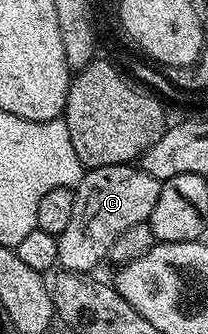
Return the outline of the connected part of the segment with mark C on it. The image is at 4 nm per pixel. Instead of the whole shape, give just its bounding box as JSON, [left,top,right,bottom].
[58,163,161,272]

